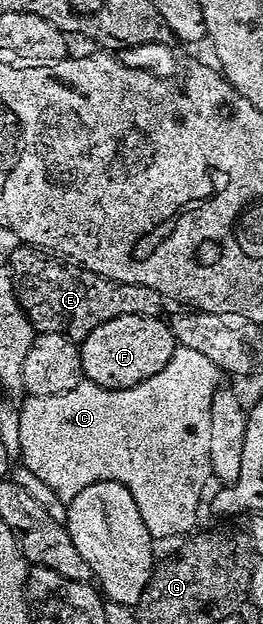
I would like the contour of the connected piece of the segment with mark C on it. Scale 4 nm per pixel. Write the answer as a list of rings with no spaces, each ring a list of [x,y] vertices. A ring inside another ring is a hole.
[[[176,345],[173,356],[169,356],[169,364],[165,364],[165,368],[161,368],[161,372],[157,372],[157,376],[149,376],[149,380],[141,380],[141,384],[137,384],[133,388],[106,390],[103,386],[84,380],[77,384],[77,388],[69,388],[69,392],[57,392],[53,396],[24,397],[23,407],[19,410],[19,454],[23,457],[28,472],[37,481],[44,482],[60,498],[60,503],[66,504],[70,502],[74,491],[85,488],[94,482],[104,482],[105,480],[120,482],[125,484],[125,488],[129,488],[133,500],[137,500],[141,520],[145,520],[145,528],[149,528],[152,539],[178,539],[180,535],[192,533],[190,525],[194,513],[195,499],[200,499],[207,486],[205,485],[207,478],[212,477],[211,449],[209,448],[209,436],[211,435],[209,432],[209,412],[216,393],[221,386],[219,377],[221,377],[219,366],[213,364],[213,360],[209,360],[209,356],[195,351],[194,348]]]

